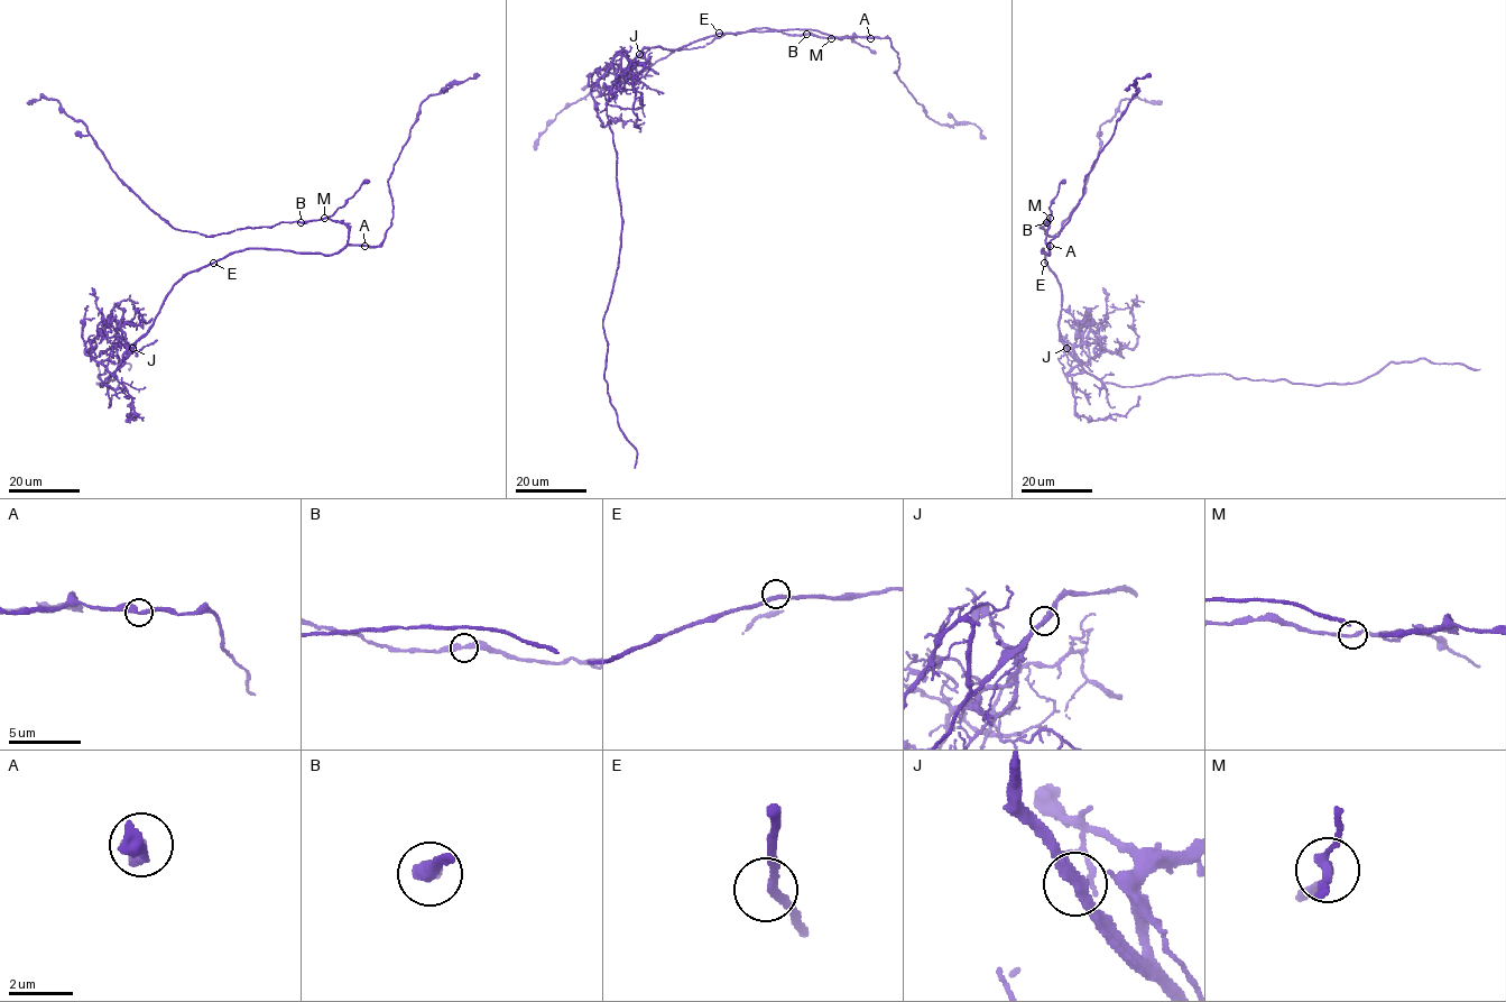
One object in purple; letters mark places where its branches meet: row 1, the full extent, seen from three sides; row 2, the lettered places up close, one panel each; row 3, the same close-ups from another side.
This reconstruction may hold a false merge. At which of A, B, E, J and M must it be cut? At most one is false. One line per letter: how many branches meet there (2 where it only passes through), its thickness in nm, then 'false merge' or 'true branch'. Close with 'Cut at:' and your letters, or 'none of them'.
A: 2 branches meet; 320 nm thick; true branch
B: 2 branches meet; 300 nm thick; true branch
E: 2 branches meet; 240 nm thick; true branch
J: 2 branches meet; 360 nm thick; true branch
M: 2 branches meet; 240 nm thick; true branch
Cut at: none of them

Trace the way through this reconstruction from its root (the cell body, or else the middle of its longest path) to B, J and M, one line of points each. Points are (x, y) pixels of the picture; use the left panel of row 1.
B: (213, 263), (249, 248), (338, 254), (347, 242), (348, 229), (342, 222), (326, 217), (299, 222)
J: (213, 263), (187, 272), (173, 286), (153, 325), (134, 349)
M: (213, 263), (249, 248), (338, 254), (347, 242), (348, 229), (342, 222), (324, 218)

